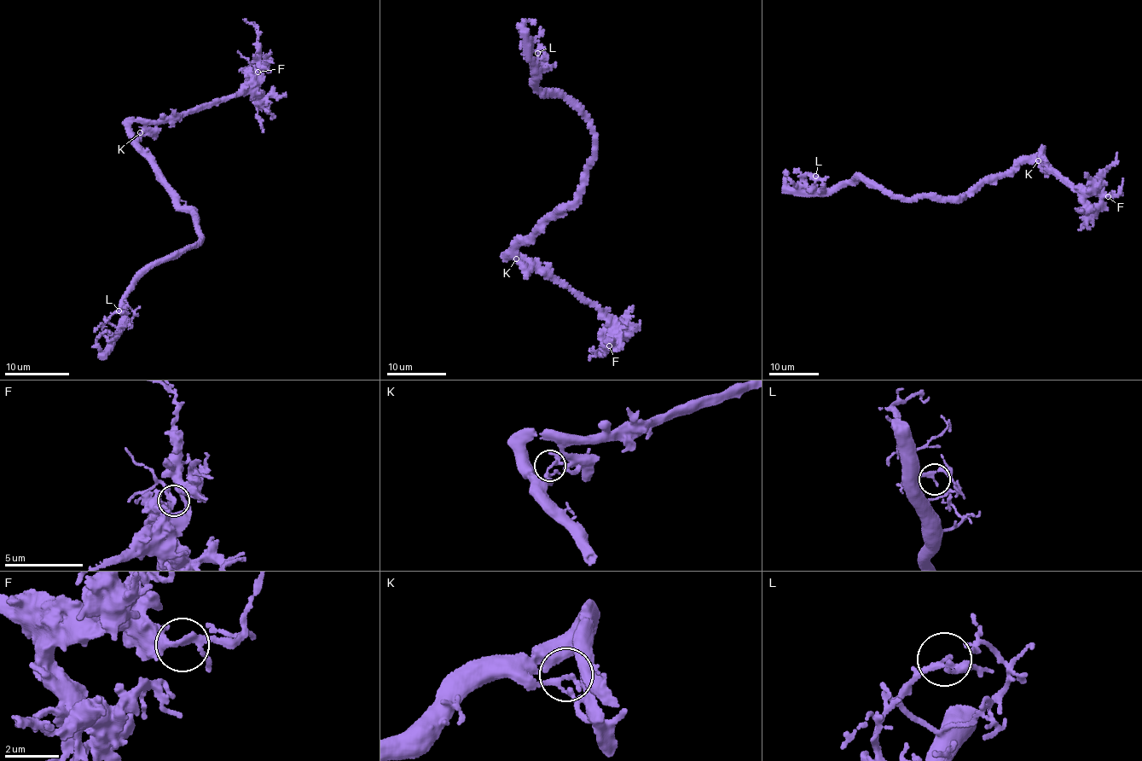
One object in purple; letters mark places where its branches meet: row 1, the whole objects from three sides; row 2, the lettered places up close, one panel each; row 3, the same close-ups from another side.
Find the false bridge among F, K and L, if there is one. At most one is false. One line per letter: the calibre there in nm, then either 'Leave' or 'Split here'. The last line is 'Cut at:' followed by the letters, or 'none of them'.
F: Thickness 240 nm. Leave
K: Thickness 150 nm. Leave
L: Thickness 170 nm. Leave
Cut at: none of them

